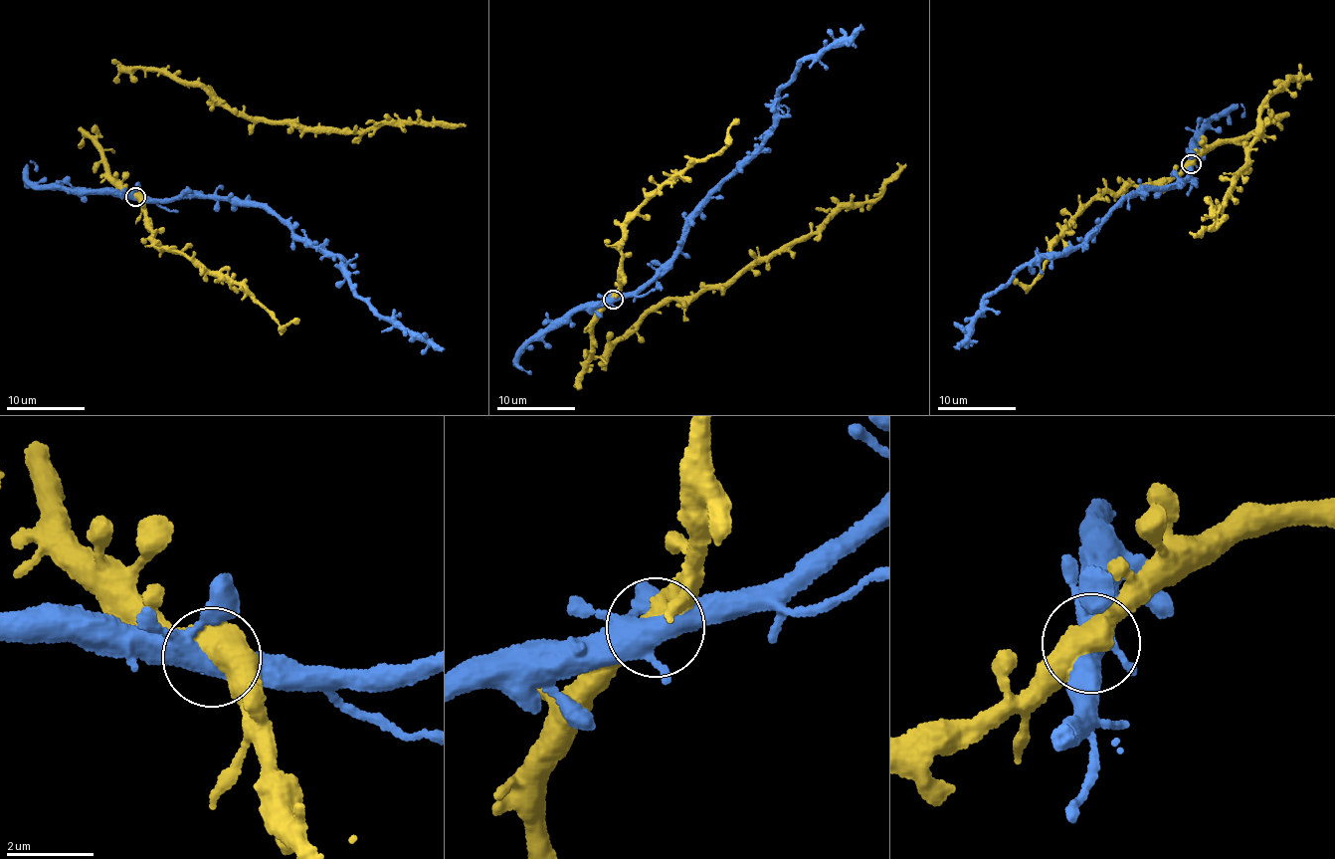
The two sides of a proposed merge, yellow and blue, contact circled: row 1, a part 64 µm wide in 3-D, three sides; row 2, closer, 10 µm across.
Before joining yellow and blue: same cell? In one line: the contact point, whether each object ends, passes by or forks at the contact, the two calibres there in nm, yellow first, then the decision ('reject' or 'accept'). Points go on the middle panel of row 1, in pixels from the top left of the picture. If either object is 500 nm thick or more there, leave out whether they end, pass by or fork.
(613, 299) | 550/440 nm | accept

